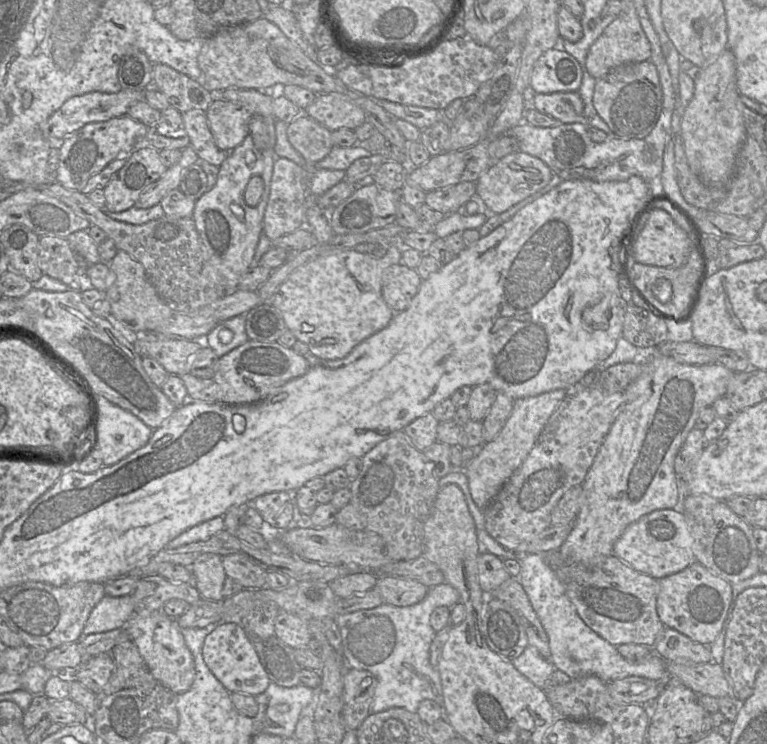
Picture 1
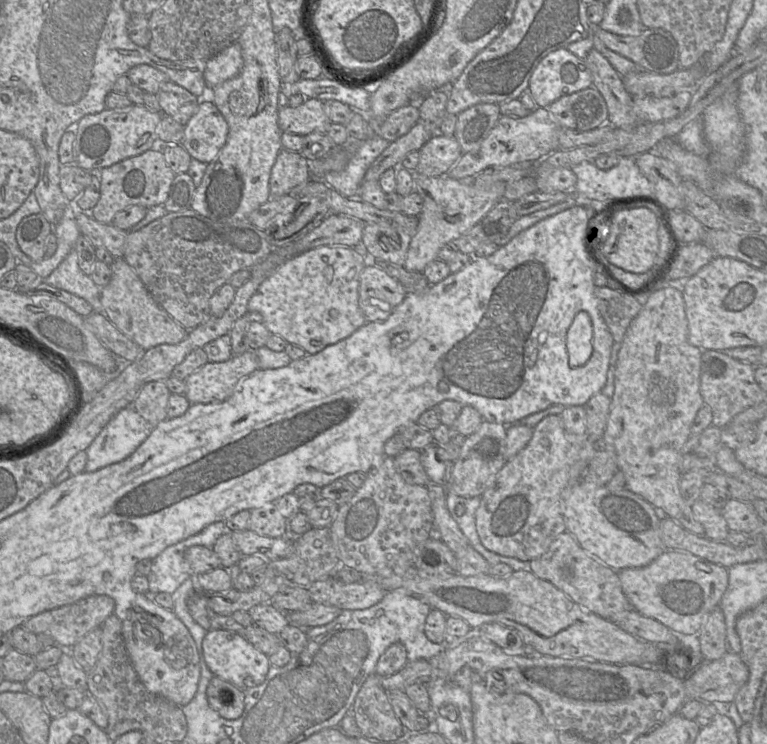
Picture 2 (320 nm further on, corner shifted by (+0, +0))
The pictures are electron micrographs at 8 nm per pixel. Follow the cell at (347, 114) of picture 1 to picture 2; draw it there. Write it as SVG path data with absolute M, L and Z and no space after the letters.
M308 98L297 107L279 107L278 126L282 132L306 136L312 132L327 134L332 122L327 117L323 101Z

